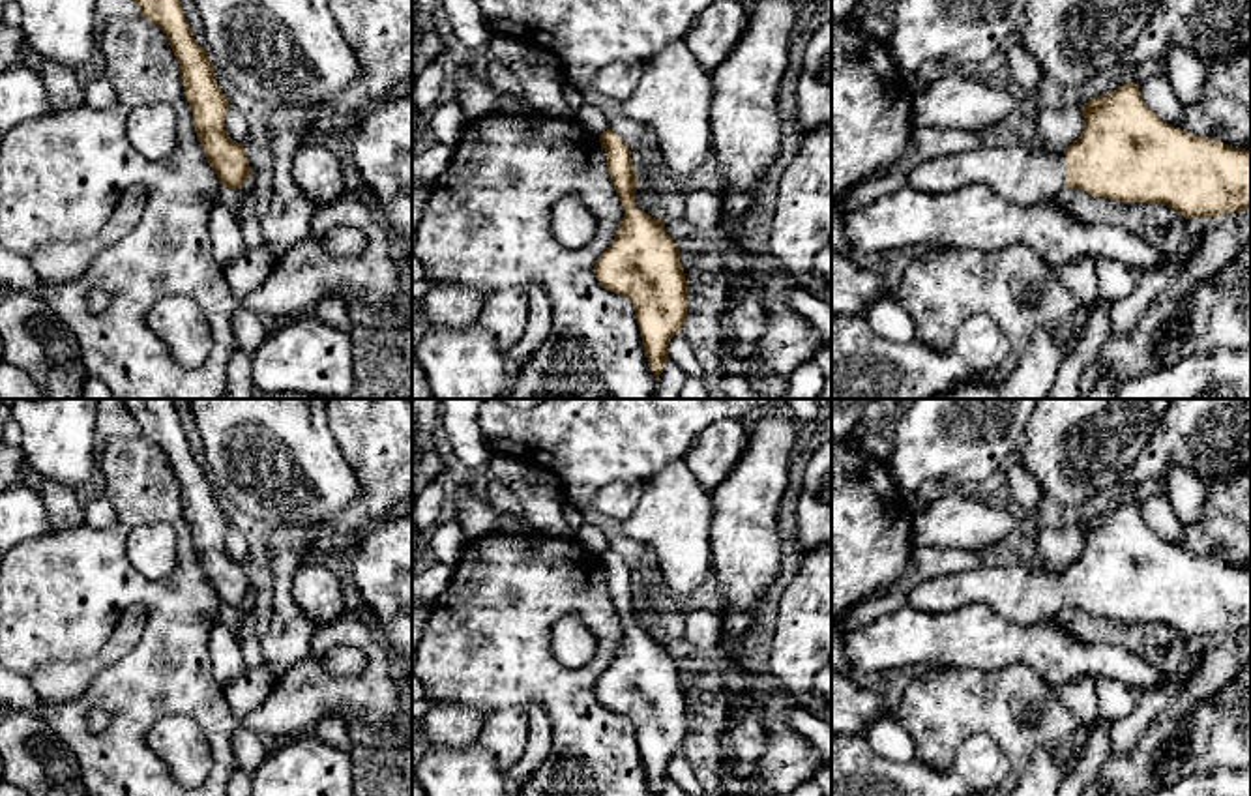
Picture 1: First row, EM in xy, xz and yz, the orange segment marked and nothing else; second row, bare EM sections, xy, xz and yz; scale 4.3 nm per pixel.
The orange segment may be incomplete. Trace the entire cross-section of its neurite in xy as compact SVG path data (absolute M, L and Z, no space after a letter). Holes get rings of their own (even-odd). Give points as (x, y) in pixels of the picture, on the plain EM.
M122 399L137 421L140 435L157 444L169 459L180 483L185 519L193 532L197 558L223 607L242 609L251 596L243 564L234 562L225 549L230 528L217 504L208 472L193 457L182 431L174 399Z

